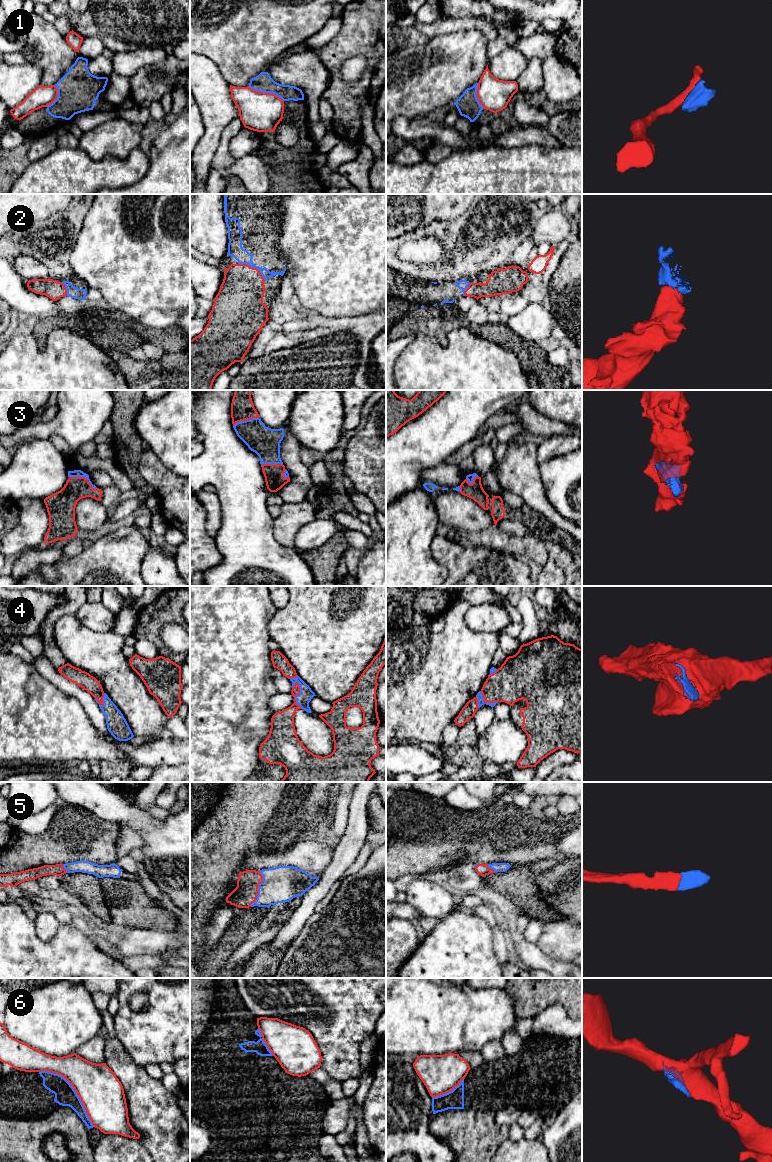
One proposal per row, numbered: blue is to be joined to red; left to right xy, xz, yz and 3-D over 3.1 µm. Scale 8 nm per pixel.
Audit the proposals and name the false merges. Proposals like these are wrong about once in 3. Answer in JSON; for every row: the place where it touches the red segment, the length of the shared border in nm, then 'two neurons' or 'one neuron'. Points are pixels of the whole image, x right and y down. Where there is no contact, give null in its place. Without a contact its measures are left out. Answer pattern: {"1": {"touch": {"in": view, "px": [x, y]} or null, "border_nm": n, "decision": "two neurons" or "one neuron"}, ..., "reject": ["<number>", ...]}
{"1": {"touch": {"in": "xz", "px": [266, 93]}, "border_nm": 320, "decision": "two neurons"}, "2": {"touch": {"in": "xz", "px": [252, 267]}, "border_nm": 260, "decision": "one neuron"}, "3": {"touch": {"in": "xy", "px": [84, 477]}, "border_nm": 240, "decision": "one neuron"}, "4": {"touch": {"in": "xz", "px": [297, 694]}, "border_nm": 220, "decision": "one neuron"}, "5": {"touch": {"in": "xz", "px": [257, 889]}, "border_nm": 300, "decision": "one neuron"}, "6": {"touch": {"in": "xy", "px": [74, 1089]}, "border_nm": 650, "decision": "two neurons"}, "reject": ["1", "6"]}

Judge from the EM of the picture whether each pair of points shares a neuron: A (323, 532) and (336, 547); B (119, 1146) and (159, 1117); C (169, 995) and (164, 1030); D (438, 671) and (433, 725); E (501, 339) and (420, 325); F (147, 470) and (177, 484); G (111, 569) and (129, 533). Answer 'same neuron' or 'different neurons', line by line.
A: different neurons
B: different neurons
C: same neuron
D: same neuron
E: same neuron
F: same neuron
G: same neuron

